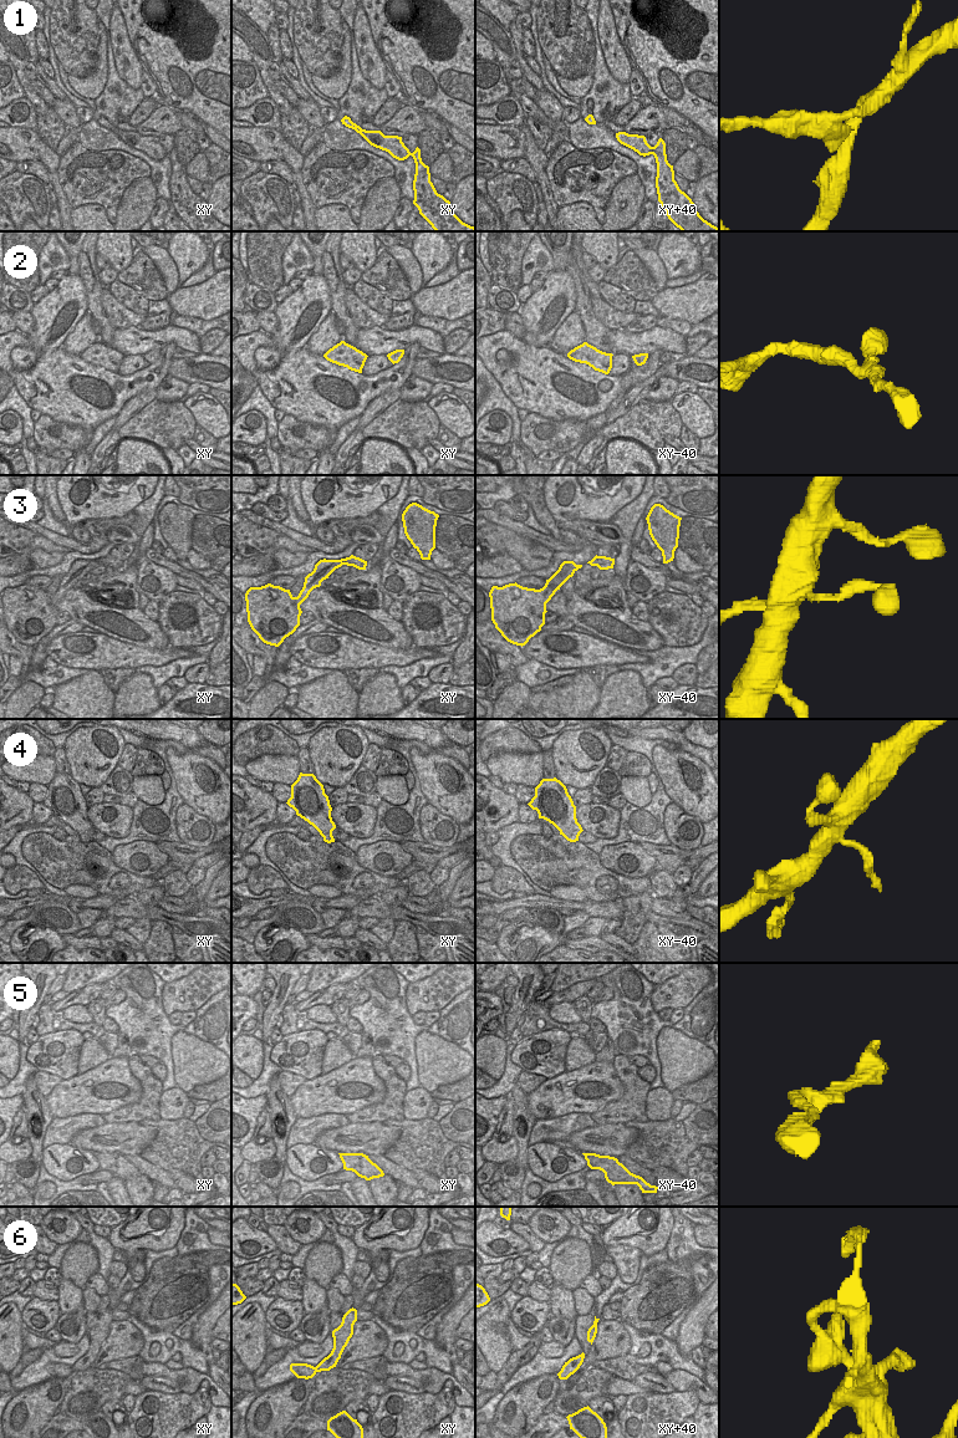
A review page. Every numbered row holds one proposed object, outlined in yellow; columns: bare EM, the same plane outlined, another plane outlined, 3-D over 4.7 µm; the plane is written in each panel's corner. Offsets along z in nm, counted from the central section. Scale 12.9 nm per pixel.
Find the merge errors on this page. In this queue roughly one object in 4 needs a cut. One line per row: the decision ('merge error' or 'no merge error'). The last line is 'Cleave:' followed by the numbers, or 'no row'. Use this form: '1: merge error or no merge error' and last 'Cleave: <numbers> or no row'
1: no merge error
2: no merge error
3: no merge error
4: no merge error
5: no merge error
6: no merge error
Cleave: no row

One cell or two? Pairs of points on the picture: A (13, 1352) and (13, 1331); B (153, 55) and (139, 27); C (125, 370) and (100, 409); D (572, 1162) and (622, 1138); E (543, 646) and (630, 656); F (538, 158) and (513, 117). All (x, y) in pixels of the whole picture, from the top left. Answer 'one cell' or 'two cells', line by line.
A: one cell
B: one cell
C: two cells
D: two cells
E: one cell
F: two cells

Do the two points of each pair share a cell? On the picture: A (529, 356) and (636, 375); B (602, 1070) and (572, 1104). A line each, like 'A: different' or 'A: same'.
A: same
B: same

